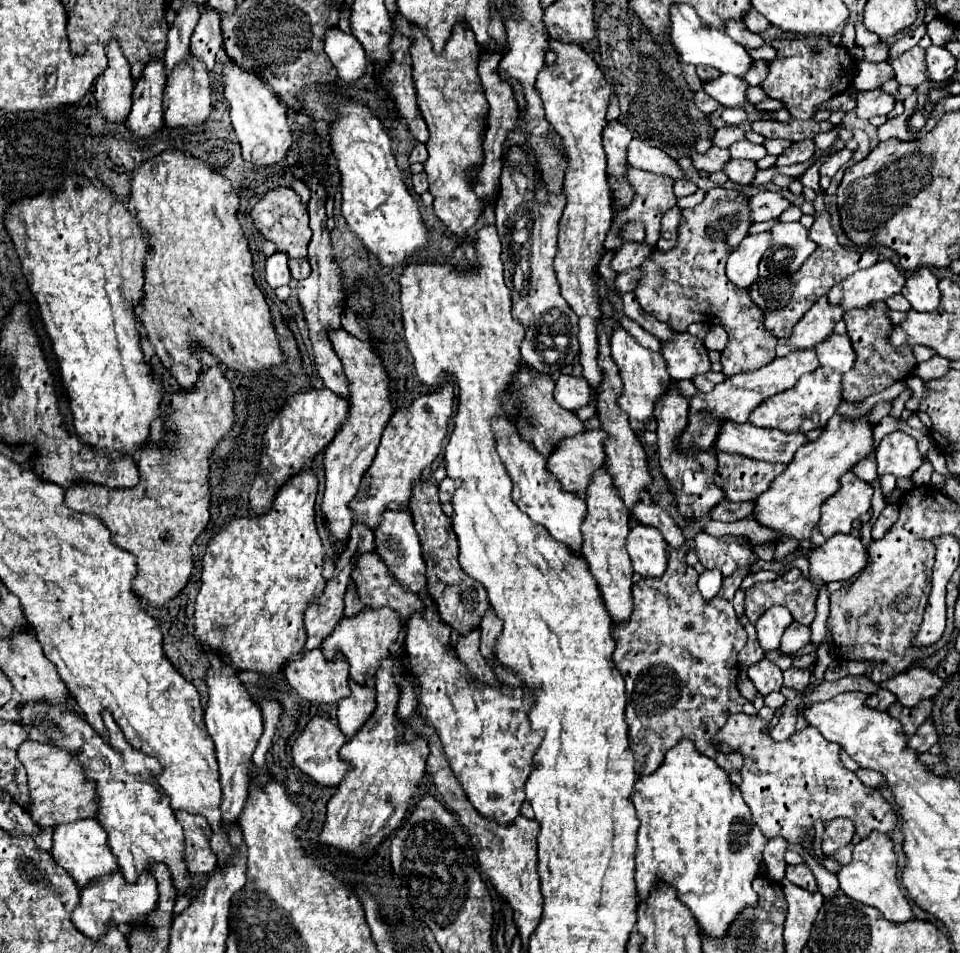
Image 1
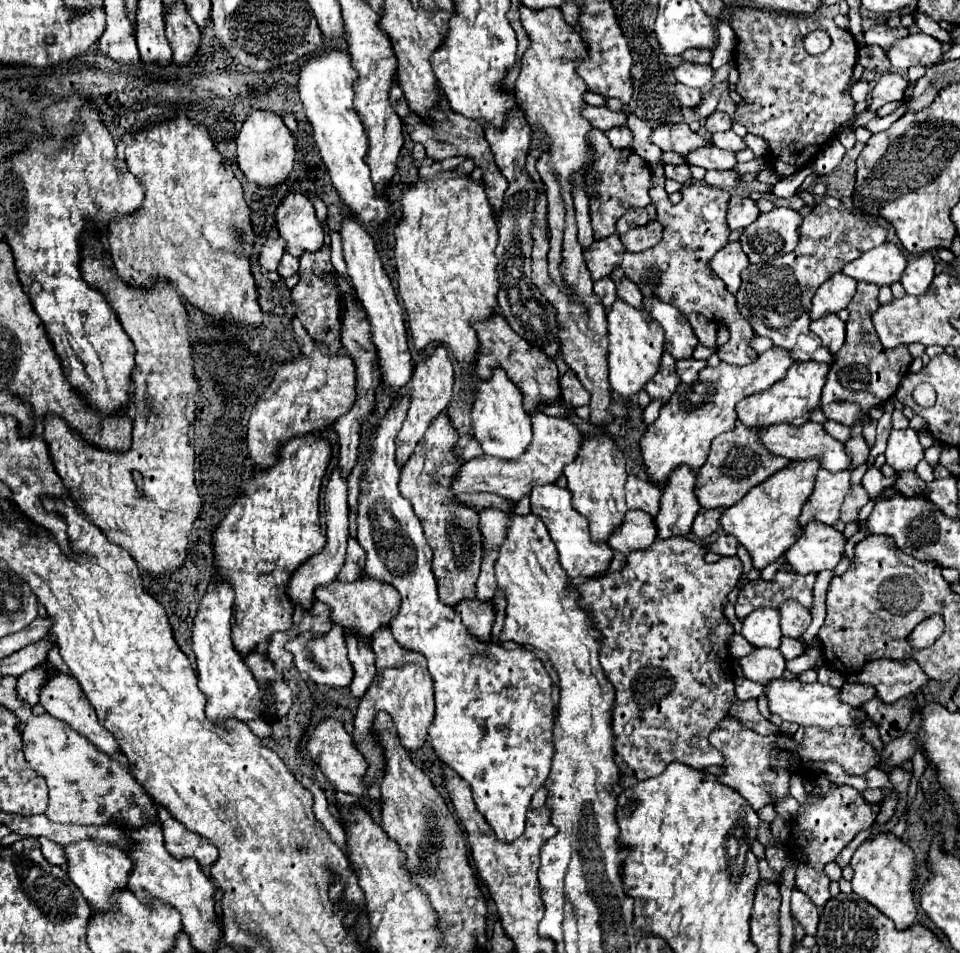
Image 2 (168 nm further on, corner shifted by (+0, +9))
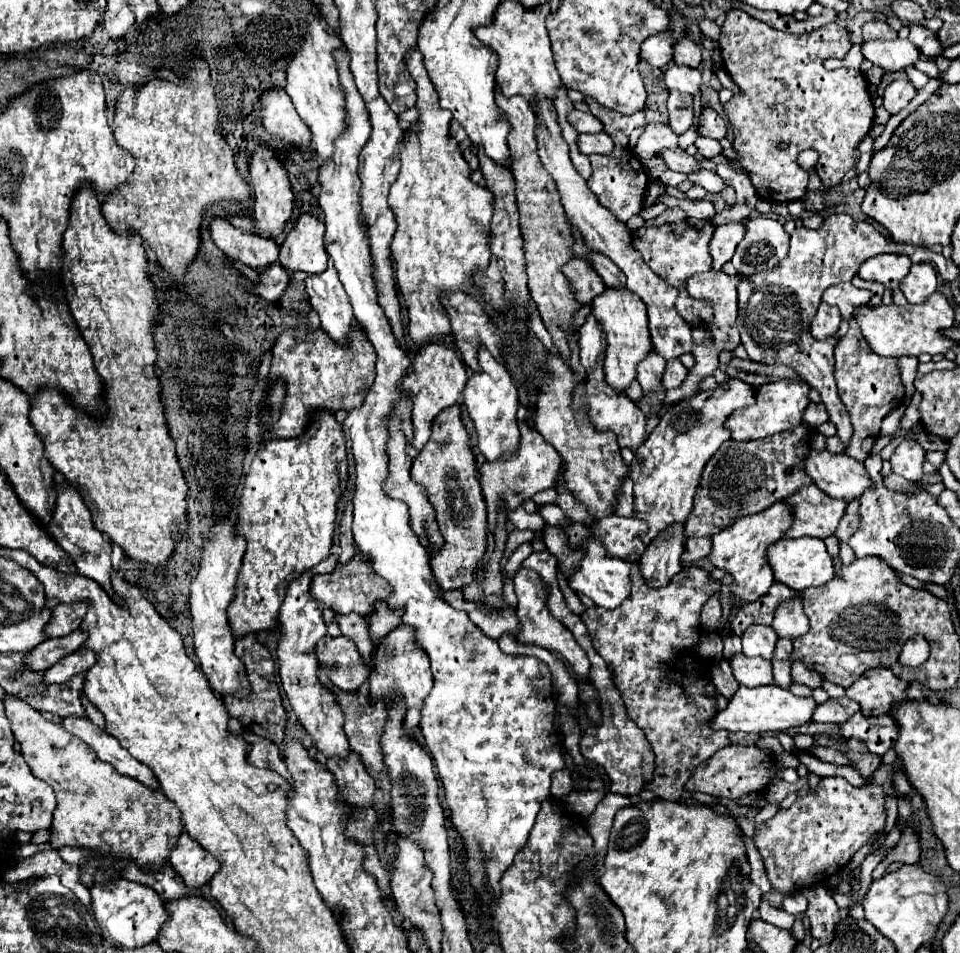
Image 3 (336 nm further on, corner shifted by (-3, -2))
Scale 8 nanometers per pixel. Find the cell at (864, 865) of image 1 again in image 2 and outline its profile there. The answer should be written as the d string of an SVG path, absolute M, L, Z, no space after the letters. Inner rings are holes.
M880 834L876 840L866 840L852 856L852 888L868 904L886 914L898 930L906 930L916 922L918 910L914 904L914 878L916 862L914 852L908 844L894 838L892 834Z

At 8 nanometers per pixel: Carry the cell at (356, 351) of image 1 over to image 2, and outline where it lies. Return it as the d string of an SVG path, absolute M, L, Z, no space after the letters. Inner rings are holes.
M336 468L330 476L330 482L326 486L326 500L324 500L324 518L326 518L326 546L322 552L310 556L304 564L300 564L300 568L296 568L288 580L286 586L286 594L292 602L292 606L302 606L304 610L310 610L314 604L314 588L318 584L330 584L332 580L336 580L342 564L344 564L344 556L346 556L346 540L348 540L348 486L346 480L340 476L340 470Z

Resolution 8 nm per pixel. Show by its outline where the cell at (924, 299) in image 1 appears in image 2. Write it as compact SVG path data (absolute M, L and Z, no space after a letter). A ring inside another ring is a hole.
M920 254L908 260L908 266L900 278L906 294L920 296L928 290L934 278L934 260L930 254Z

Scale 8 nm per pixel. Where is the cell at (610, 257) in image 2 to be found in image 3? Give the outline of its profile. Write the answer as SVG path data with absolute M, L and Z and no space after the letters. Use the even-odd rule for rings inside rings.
M571 259L563 267L563 275L573 283L577 301L581 305L591 305L591 301L607 289L587 259Z

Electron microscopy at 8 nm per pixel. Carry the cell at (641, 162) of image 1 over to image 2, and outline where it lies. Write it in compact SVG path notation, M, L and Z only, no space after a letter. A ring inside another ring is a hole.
M614 126L604 134L610 140L612 148L630 148L632 146L632 132L628 126Z

